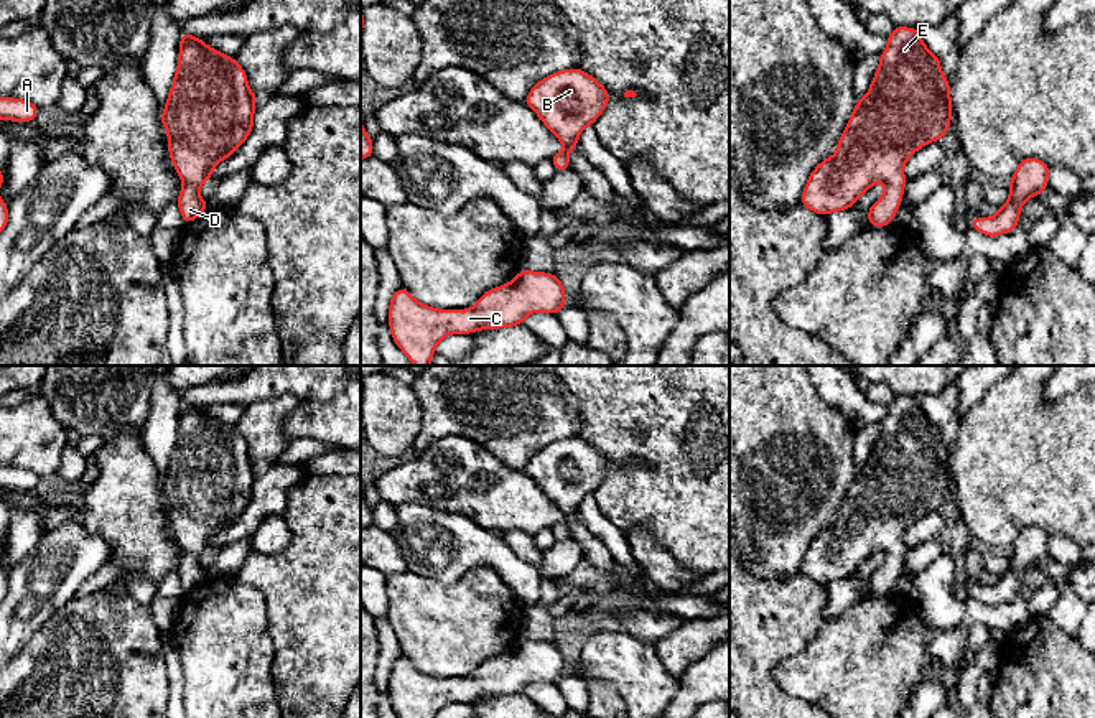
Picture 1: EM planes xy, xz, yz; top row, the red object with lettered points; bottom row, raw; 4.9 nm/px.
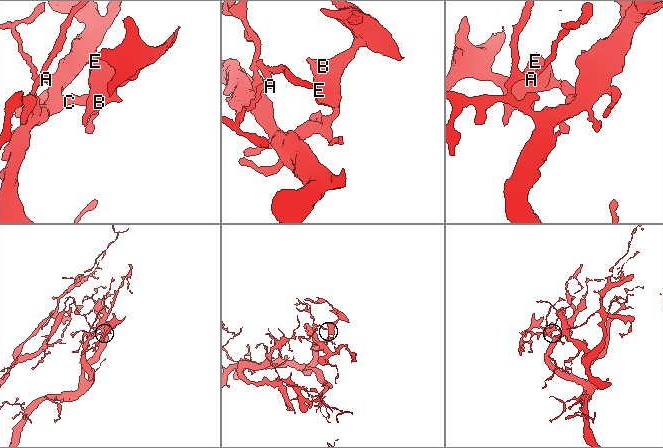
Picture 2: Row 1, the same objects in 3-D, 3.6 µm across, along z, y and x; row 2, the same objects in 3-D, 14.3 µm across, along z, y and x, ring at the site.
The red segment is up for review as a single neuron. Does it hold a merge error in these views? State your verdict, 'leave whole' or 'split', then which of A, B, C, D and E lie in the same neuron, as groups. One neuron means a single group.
leave whole; A B C D E

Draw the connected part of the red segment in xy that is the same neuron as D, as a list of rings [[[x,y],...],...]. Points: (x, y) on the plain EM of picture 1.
[[[181,402],[178,436],[161,481],[161,494],[168,501],[171,532],[184,553],[178,563],[184,594],[199,586],[209,573],[198,558],[212,547],[216,534],[229,527],[250,504],[255,473],[257,464],[249,456],[247,443],[232,425],[206,415],[203,407]]]

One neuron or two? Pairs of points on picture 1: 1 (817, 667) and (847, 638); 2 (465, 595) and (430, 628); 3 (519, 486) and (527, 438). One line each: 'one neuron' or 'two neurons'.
1: one neuron
2: one neuron
3: two neurons

